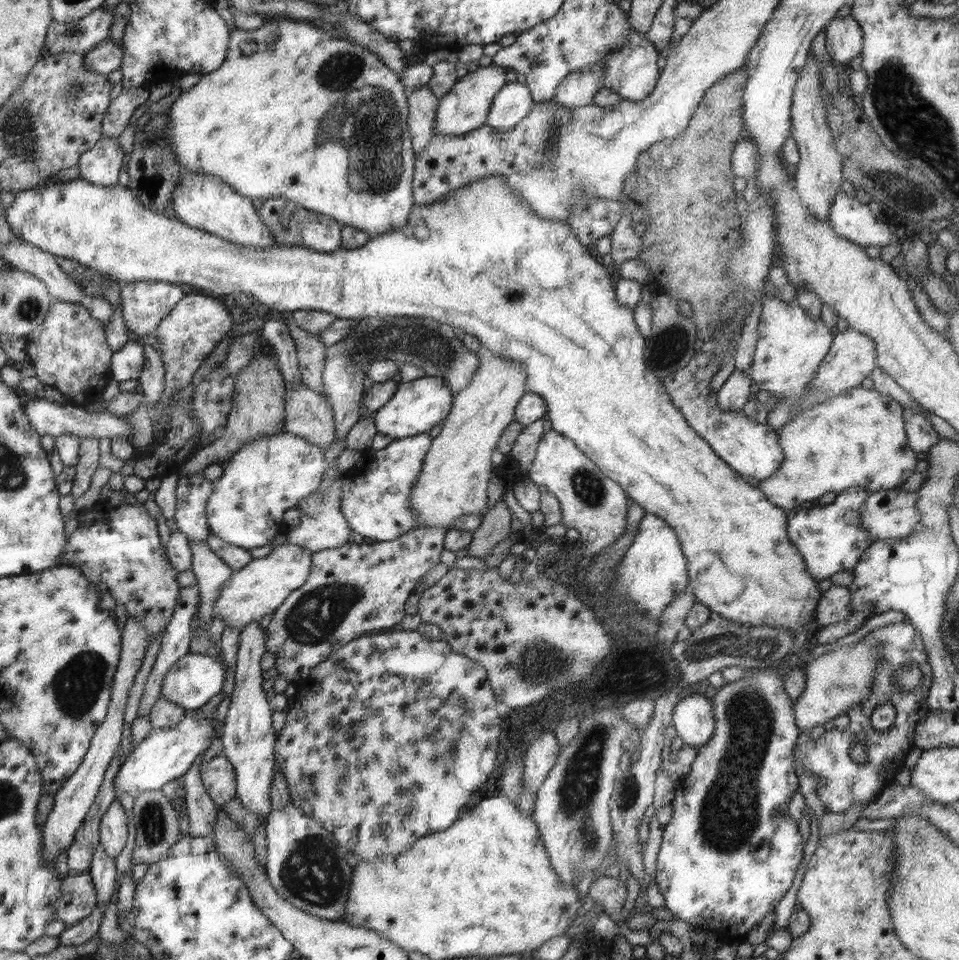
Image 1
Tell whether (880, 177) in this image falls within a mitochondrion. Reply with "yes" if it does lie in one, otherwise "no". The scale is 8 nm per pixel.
yes

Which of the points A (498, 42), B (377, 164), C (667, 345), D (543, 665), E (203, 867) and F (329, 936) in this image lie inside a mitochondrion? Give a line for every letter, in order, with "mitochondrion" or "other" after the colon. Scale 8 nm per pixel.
A: other
B: mitochondrion
C: mitochondrion
D: mitochondrion
E: other
F: other

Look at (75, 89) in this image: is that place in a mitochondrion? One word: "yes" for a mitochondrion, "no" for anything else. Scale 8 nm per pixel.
yes

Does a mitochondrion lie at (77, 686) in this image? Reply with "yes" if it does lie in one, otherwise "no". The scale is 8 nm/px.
yes

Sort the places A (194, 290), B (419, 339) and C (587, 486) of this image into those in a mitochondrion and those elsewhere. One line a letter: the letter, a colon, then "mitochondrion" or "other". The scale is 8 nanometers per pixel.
A: other
B: mitochondrion
C: mitochondrion

